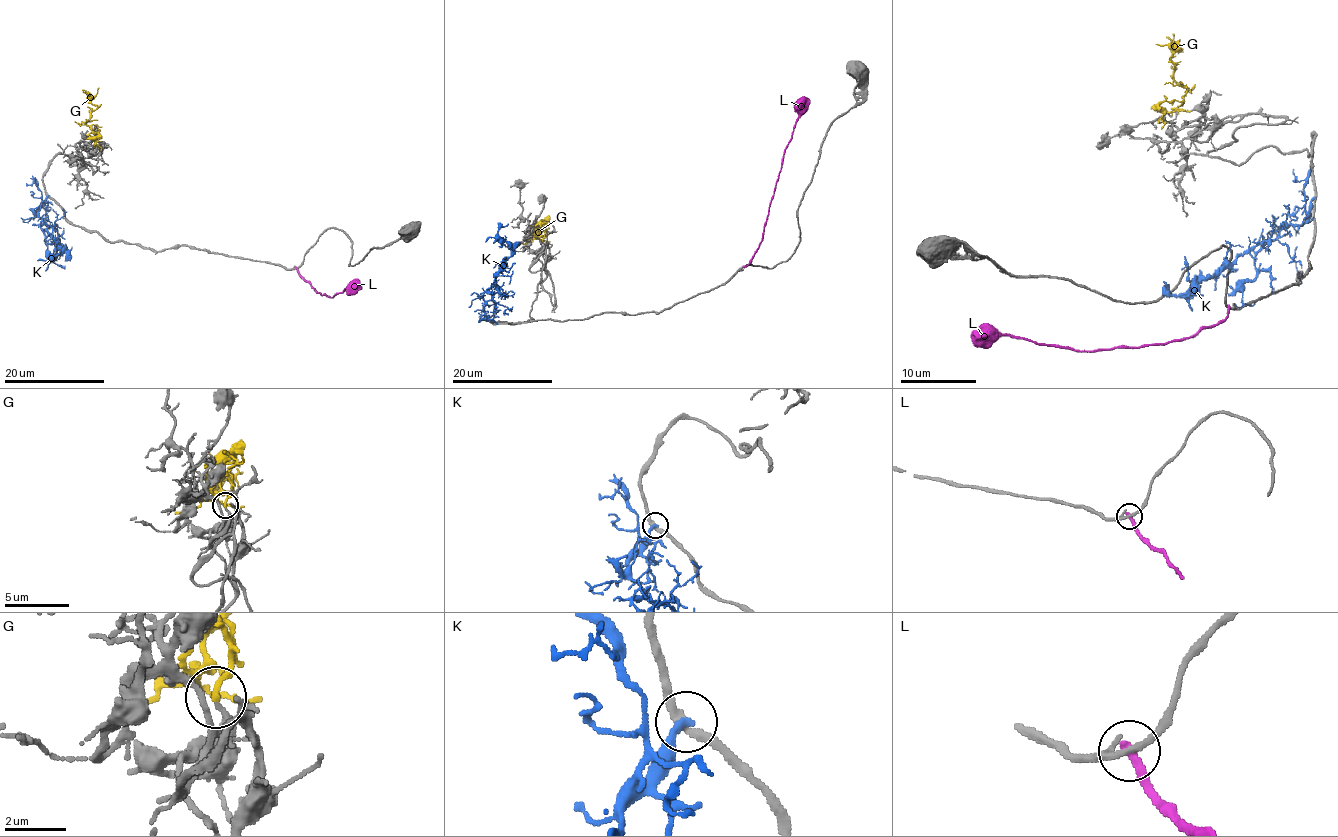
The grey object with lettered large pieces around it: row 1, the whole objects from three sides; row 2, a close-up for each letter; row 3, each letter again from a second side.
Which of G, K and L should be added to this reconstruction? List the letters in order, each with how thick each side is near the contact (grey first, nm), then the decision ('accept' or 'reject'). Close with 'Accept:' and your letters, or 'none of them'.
G: 280 nm thick on the grey side, 180 nm on the other; accept
K: 240 nm thick on the grey side, 240 nm on the other; reject
L: 180 nm thick on the grey side, 300 nm on the other; reject
Accept: G

